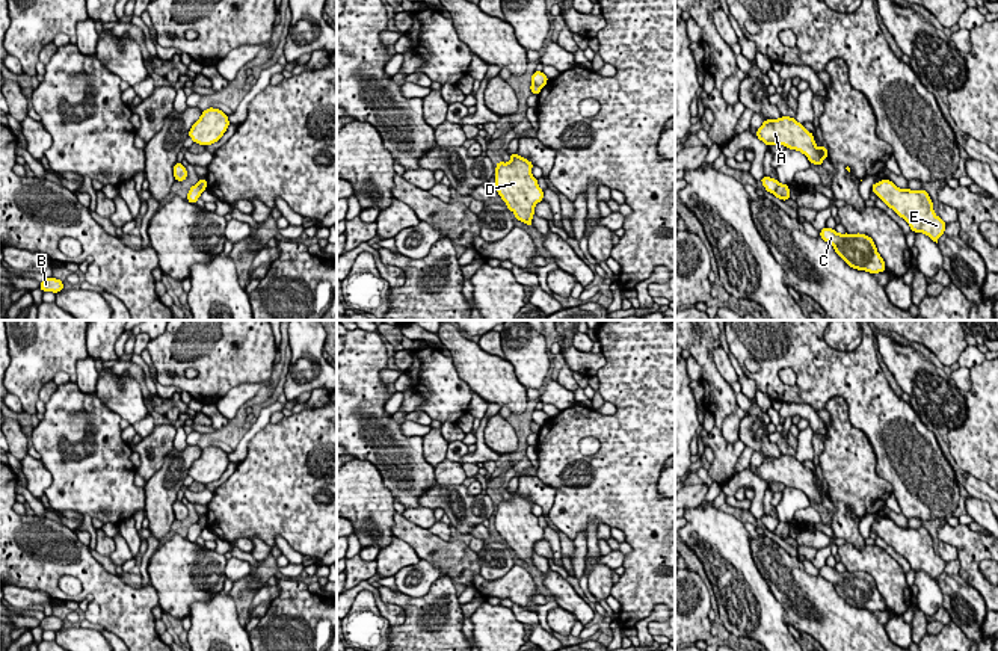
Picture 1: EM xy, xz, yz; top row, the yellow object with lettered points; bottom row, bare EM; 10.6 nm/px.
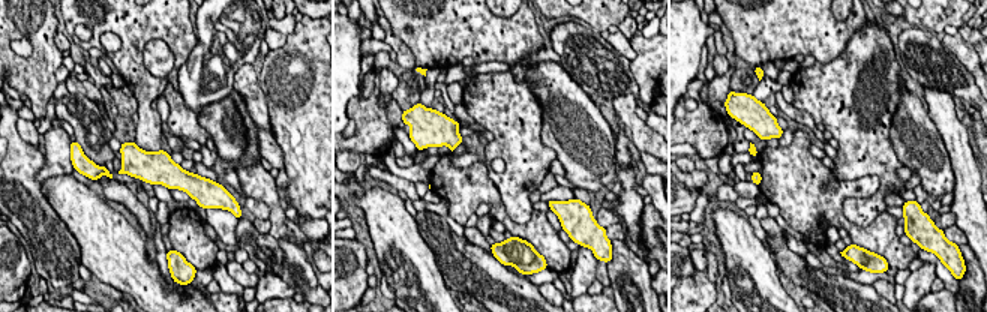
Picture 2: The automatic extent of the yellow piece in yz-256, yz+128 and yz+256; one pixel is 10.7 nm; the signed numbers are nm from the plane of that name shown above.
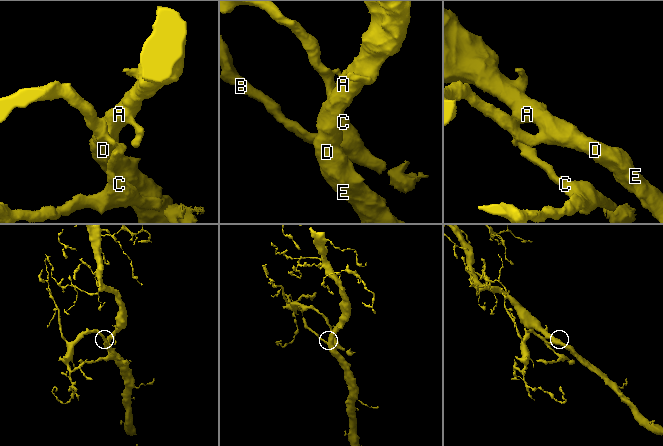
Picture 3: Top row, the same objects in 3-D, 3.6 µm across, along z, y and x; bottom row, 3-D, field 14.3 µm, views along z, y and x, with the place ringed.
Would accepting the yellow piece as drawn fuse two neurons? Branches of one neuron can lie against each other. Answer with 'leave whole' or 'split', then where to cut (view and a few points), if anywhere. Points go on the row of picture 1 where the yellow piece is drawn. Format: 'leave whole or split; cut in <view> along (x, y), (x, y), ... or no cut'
split; cut in yz along (779, 183), (773, 194)

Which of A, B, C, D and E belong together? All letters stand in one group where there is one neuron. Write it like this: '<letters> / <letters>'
A D E / B C

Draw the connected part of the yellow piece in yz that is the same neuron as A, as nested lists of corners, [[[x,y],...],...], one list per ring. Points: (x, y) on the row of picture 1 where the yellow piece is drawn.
[[[781,116],[779,119],[765,119],[759,128],[756,128],[756,137],[767,147],[784,145],[785,148],[800,151],[812,165],[823,165],[823,159],[829,157],[826,145],[818,148],[814,140],[814,134],[803,128],[803,124],[796,118]]]

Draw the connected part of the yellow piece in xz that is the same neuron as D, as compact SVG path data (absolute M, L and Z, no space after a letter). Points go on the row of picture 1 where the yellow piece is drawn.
M518 153L509 156L509 163L497 162L495 190L506 207L515 213L516 221L533 227L534 205L544 201L544 190L531 174L534 165Z

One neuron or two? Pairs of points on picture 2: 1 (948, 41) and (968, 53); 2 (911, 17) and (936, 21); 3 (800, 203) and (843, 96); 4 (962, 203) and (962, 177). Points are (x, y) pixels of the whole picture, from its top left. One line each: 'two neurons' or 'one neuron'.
1: one neuron
2: one neuron
3: two neurons
4: one neuron

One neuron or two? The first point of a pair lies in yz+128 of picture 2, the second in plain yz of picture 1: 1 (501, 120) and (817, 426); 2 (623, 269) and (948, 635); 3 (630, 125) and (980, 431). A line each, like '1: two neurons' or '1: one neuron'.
1: two neurons
2: two neurons
3: one neuron

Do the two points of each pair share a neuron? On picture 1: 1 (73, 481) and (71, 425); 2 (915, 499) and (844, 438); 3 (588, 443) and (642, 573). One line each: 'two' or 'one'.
1: one
2: two
3: two

